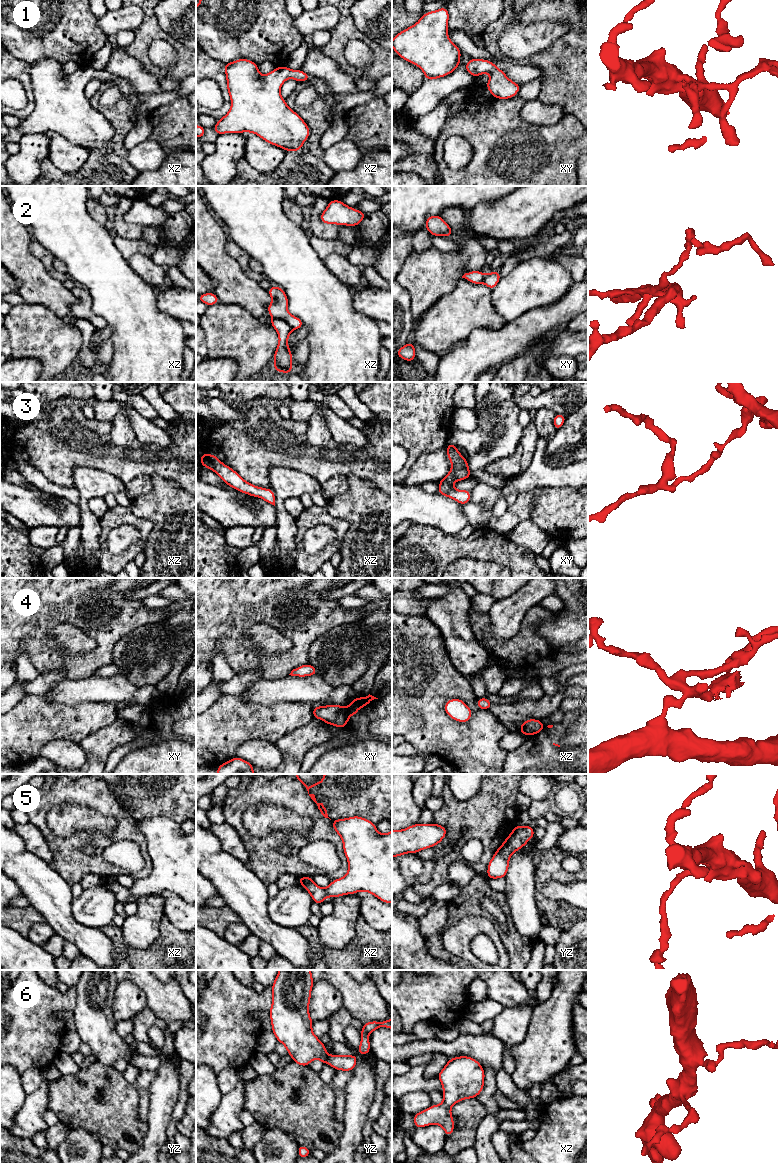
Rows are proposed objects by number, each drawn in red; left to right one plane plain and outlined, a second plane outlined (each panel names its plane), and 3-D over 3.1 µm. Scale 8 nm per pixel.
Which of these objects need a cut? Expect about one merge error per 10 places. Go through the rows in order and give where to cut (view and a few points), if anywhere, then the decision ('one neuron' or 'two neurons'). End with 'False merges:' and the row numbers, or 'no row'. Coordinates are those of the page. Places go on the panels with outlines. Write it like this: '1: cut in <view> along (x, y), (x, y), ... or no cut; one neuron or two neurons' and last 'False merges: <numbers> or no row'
1: no cut; one neuron
2: no cut; one neuron
3: no cut; one neuron
4: cut in xy along (346, 707), (346, 719), (348, 721); two neurons
5: no cut; one neuron
6: no cut; one neuron
False merges: 4

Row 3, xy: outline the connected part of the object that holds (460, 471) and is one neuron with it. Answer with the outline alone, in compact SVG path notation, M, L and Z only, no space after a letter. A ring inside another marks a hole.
M447 443L447 457L451 461L450 472L439 483L439 491L437 494L452 498L461 505L466 505L471 498L471 491L456 490L452 484L459 480L463 481L469 478L472 473L468 467L468 460L466 460L457 450L457 446Z

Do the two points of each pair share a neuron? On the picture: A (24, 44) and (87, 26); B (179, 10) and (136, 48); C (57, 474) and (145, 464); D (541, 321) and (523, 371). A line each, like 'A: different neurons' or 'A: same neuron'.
A: same neuron
B: different neurons
C: same neuron
D: different neurons

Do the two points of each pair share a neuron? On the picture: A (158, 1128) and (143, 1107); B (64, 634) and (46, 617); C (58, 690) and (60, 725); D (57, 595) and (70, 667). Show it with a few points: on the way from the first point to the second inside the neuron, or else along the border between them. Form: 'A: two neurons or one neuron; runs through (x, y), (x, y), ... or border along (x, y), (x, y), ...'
A: two neurons; border along (149, 1090), (149, 1114), (146, 1121)
B: two neurons; border along (77, 626), (59, 623), (50, 631), (61, 649)
C: two neurons; border along (44, 695), (63, 704), (83, 702)
D: one neuron; runs through (44, 613), (44, 641), (52, 649)

